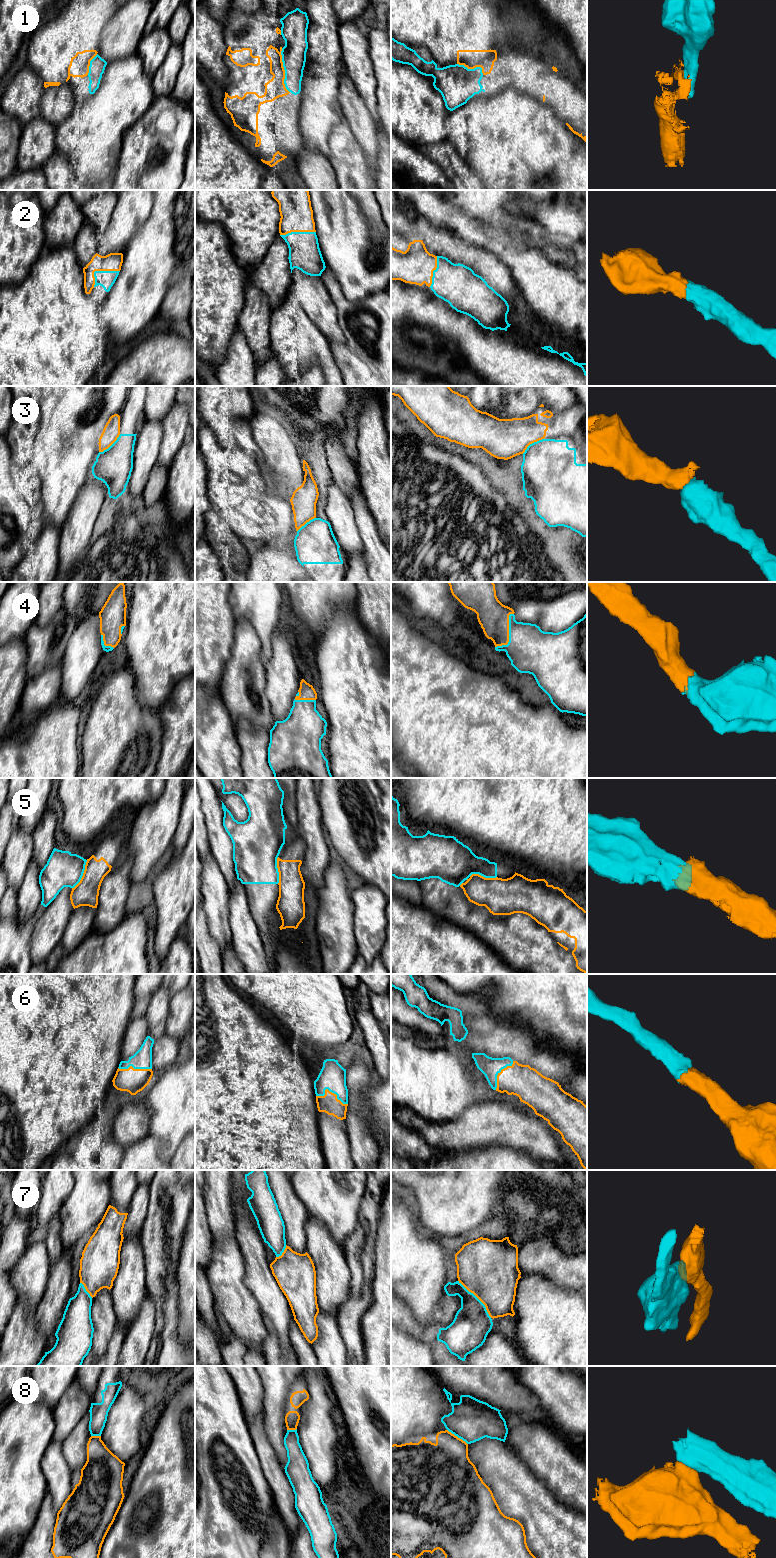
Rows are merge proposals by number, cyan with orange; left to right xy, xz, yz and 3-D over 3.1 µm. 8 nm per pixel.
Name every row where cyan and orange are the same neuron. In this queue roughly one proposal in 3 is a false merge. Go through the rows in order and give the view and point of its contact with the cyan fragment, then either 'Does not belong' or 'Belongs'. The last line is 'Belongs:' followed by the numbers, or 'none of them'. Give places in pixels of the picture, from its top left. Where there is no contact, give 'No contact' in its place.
1: Touches cyan at xz (284, 69). Does not belong
2: Touches cyan at xy (99, 271). Belongs
3: Touches cyan at xy (111, 445). Does not belong
4: Touches cyan at yz (509, 633). Belongs
5: Touches cyan at xy (82, 874). Does not belong
6: Touches cyan at xz (331, 1091). Belongs
7: Touches cyan at yz (477, 1298). Does not belong
8: Touches cyan at yz (457, 1436). Does not belong
Belongs: 2, 4, 6

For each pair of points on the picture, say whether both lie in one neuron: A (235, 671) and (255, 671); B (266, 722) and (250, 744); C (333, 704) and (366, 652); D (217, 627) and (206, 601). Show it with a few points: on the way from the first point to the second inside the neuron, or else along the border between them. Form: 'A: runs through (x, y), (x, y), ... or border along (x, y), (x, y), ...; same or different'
A: runs through (240, 671), (250, 671); same
B: border along (240, 718), (244, 718), (250, 723), (269, 731); different
C: runs through (346, 691), (353, 684), (353, 665); same
D: runs through (211, 621), (206, 616), (206, 607); same

